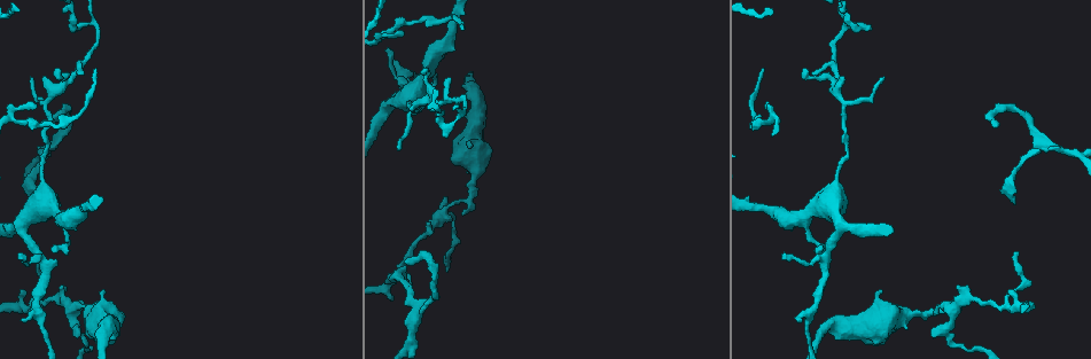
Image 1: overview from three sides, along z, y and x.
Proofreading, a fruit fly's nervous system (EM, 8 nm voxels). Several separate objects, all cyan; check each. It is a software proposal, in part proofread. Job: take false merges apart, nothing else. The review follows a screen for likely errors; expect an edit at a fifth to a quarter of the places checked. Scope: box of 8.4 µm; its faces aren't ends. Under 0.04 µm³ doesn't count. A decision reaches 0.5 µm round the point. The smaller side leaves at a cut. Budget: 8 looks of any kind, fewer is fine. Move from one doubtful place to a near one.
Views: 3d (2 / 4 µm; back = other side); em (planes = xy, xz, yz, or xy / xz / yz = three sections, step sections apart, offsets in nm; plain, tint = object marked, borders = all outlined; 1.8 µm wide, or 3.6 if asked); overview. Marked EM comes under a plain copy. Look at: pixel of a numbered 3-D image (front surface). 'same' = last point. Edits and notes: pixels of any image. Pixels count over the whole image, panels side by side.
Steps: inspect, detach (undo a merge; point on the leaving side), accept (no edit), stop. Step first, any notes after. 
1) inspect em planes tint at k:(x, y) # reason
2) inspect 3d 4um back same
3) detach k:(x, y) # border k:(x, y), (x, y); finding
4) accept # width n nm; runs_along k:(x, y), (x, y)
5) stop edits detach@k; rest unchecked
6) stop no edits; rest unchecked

inspect 3d 4um at 1:(438, 219) # calibre changes

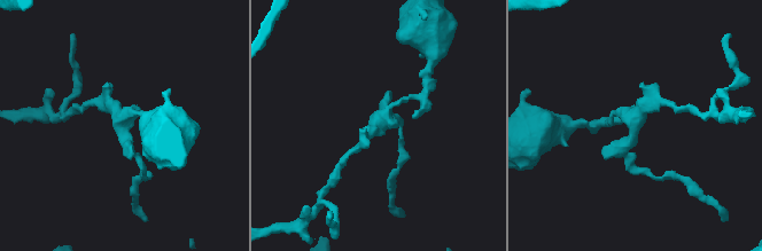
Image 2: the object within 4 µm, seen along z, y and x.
inspect em planes borders at 2:(631, 115) # arms 3

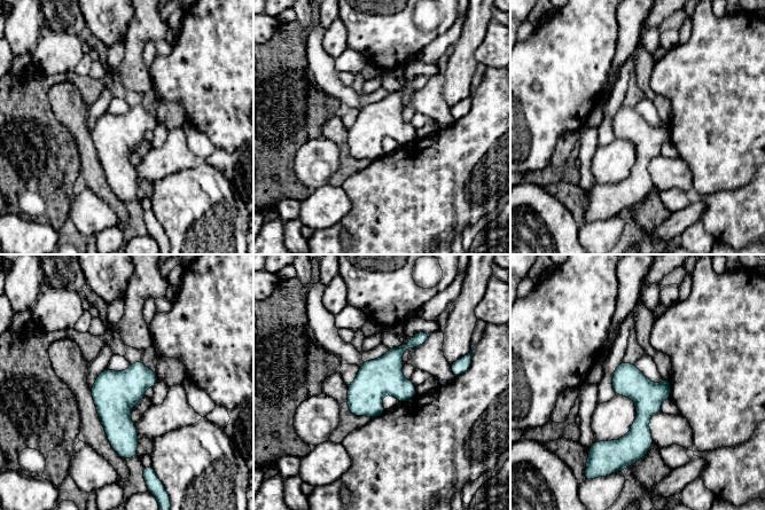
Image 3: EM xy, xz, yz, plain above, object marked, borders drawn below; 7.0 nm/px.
accept # runs_along 3:(424, 335), (393, 356), (353, 410); one neuron here

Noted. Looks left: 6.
inspect em planes tint at 1:(95, 23) # abrupt turn

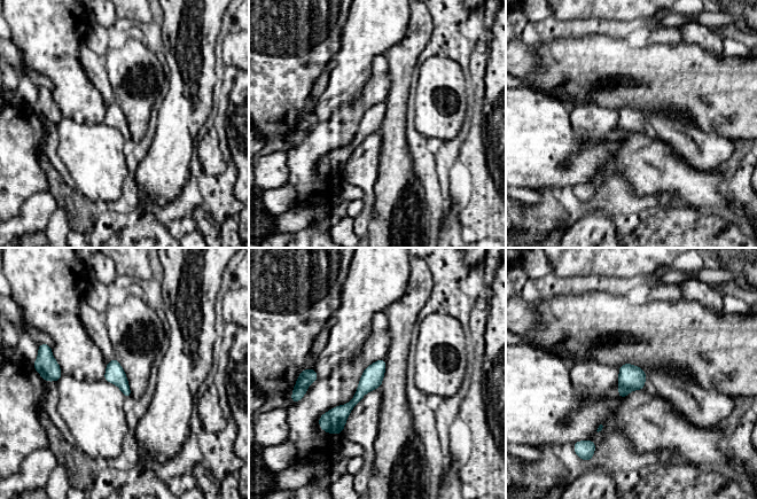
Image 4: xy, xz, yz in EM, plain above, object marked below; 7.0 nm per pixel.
detach 4:(306, 377) # border 4:(298, 386), (306, 388); a second neuron is stuck on

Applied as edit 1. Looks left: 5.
stop edits detach@4; rest unchecked

